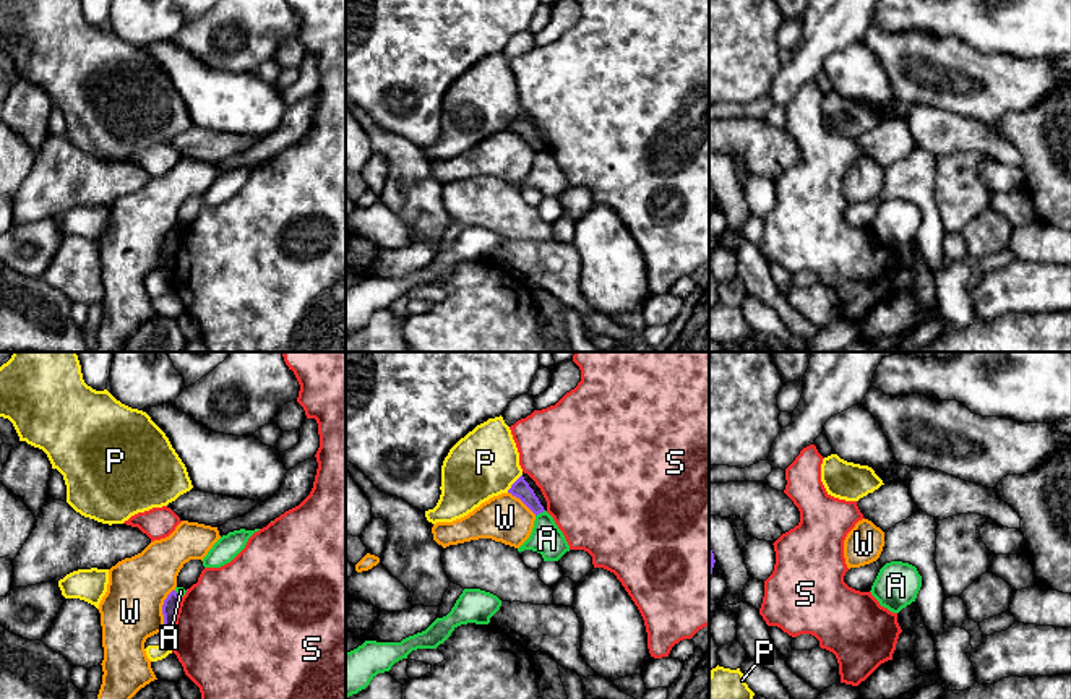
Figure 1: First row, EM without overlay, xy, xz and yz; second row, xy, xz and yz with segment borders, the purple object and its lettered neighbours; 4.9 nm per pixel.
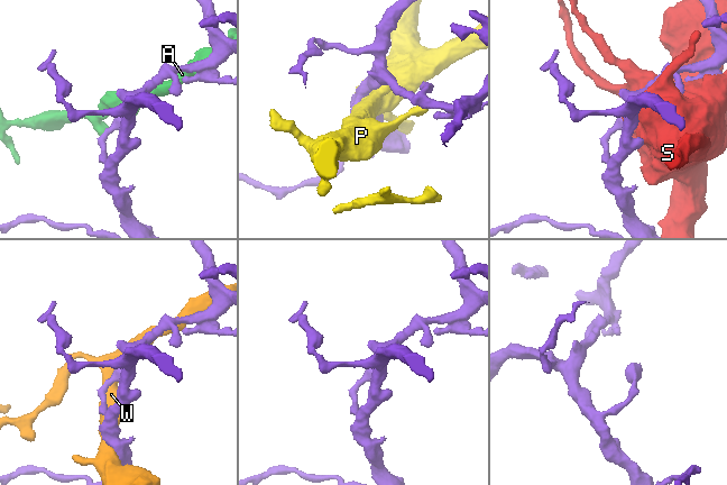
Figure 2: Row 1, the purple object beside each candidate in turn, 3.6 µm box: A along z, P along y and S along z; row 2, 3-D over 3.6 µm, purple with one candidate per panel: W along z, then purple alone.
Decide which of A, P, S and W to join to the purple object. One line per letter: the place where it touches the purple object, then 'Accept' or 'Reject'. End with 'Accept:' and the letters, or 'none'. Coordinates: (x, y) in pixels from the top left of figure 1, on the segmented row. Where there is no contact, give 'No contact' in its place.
A: Touches purple at xz (539, 513). Reject
P: Touches purple at xz (513, 484). Reject
S: Touches purple at xy (174, 618). Reject
W: Touches purple at xy (163, 610). Reject
Accept: none

